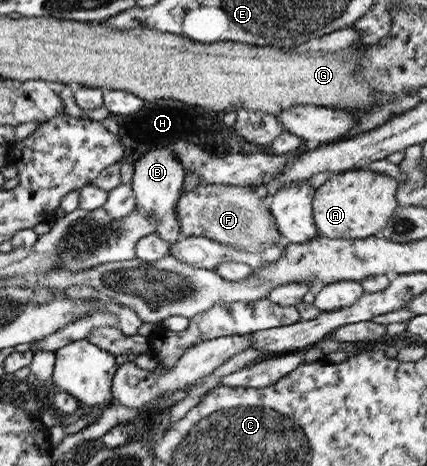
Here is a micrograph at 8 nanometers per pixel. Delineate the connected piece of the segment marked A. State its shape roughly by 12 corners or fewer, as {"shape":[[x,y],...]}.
{"shape":[[366,167],[314,189],[317,232],[378,236],[398,205],[398,182]]}

